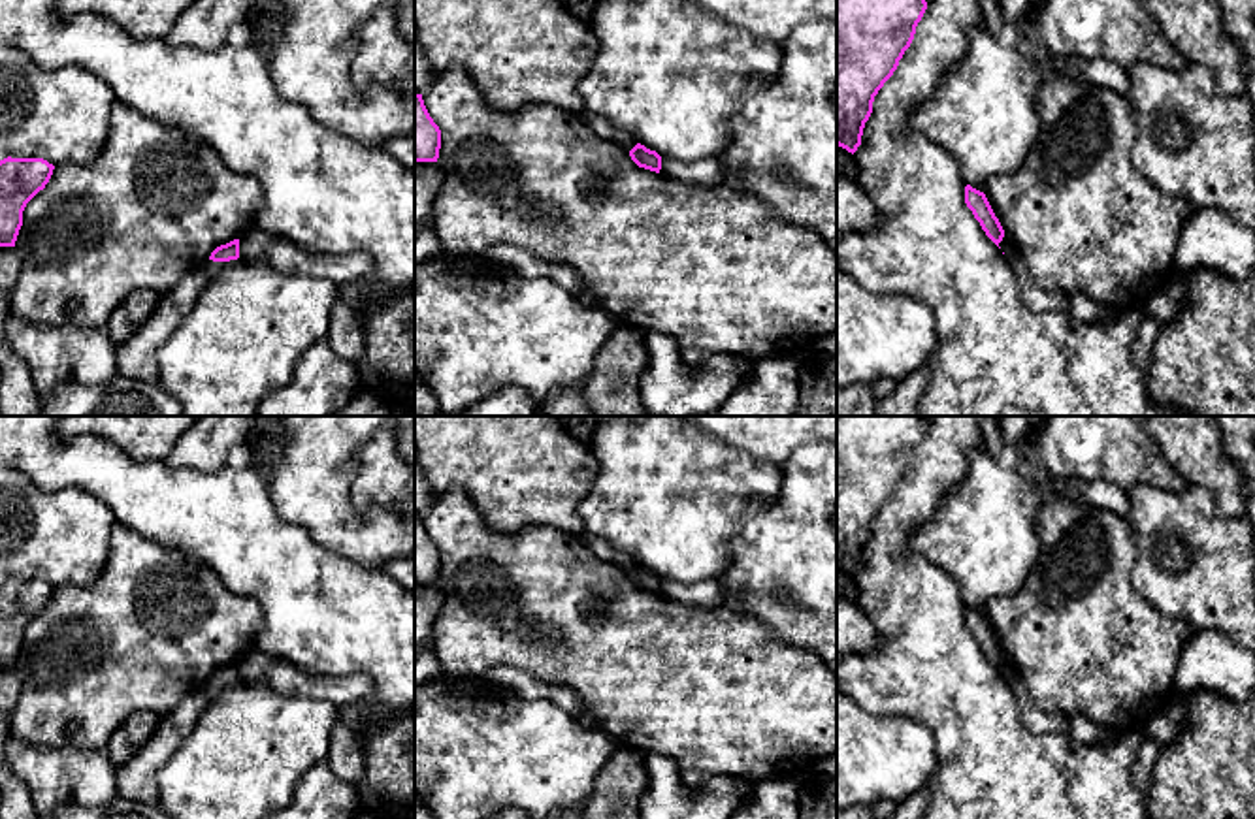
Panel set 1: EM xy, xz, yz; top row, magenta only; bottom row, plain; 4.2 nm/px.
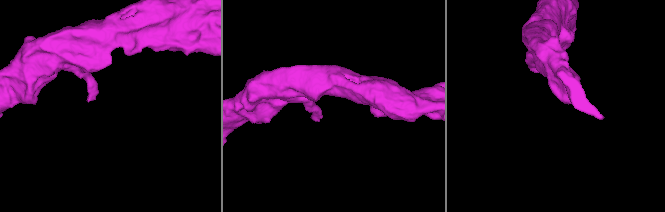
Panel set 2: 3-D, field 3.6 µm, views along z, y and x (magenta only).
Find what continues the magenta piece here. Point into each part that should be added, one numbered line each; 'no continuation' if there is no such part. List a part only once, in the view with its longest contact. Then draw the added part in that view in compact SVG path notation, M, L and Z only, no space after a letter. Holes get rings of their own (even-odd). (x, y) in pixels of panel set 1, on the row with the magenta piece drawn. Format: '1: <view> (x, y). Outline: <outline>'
no continuation

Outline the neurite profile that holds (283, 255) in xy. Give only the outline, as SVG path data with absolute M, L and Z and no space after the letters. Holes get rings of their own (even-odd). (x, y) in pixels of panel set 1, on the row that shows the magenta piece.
M254 224L239 235L239 258L266 258L279 271L324 279L335 286L373 277L373 264L364 252L315 256L298 249L290 239L271 235Z

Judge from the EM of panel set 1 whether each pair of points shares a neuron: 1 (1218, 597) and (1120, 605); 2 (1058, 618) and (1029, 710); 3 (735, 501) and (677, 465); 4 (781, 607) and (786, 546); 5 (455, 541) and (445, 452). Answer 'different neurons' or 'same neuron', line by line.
1: different neurons
2: different neurons
3: same neuron
4: same neuron
5: different neurons

